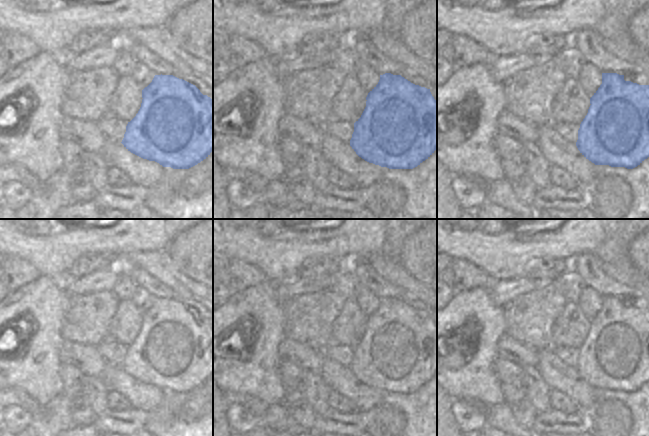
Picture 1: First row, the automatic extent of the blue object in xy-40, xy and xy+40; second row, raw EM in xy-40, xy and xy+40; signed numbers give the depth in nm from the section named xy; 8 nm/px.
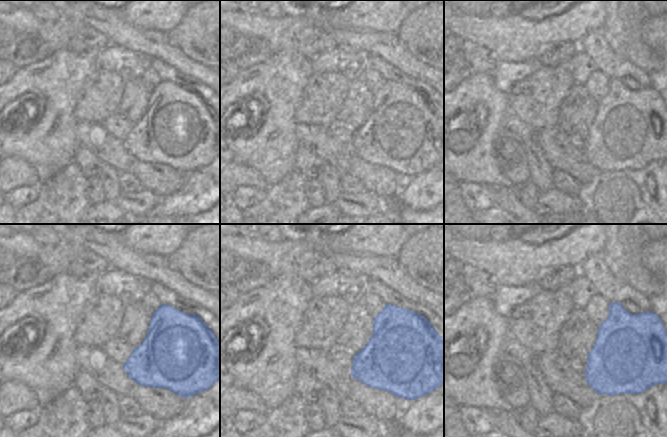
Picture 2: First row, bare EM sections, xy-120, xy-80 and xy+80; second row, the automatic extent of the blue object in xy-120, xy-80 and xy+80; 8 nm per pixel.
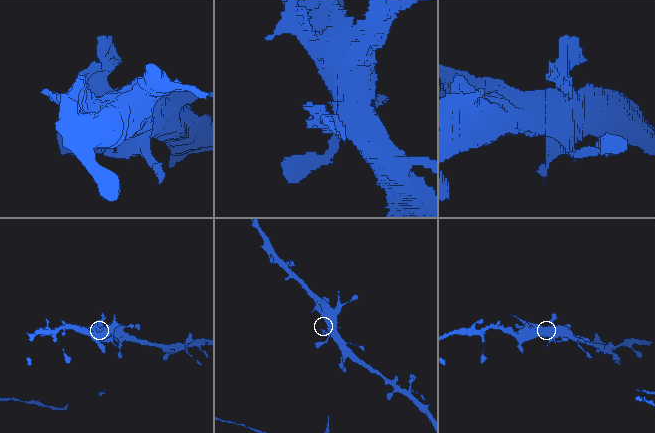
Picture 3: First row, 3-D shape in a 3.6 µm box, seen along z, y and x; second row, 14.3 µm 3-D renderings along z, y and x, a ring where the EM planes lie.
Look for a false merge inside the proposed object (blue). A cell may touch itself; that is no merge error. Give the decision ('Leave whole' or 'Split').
Split.

